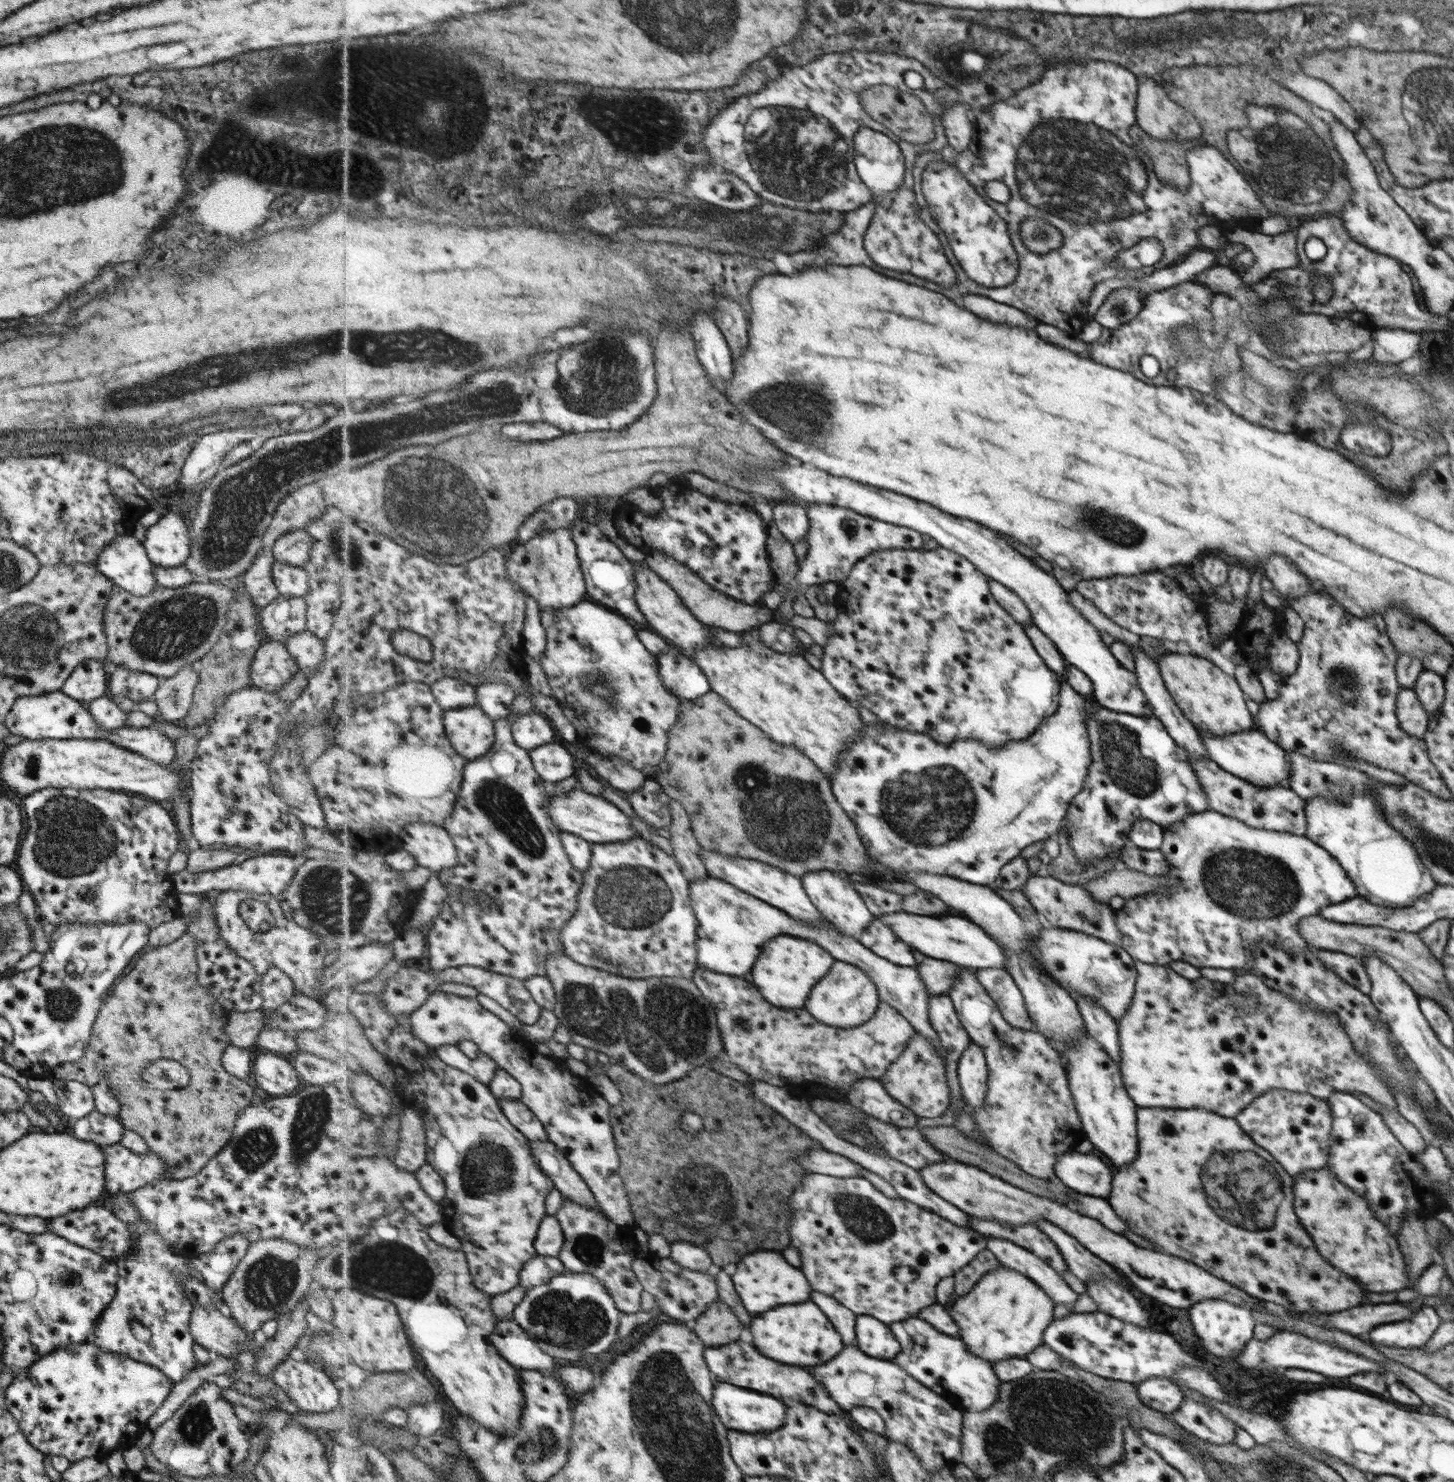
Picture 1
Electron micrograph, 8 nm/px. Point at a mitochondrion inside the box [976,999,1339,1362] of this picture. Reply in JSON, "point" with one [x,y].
{"point":[1244,1187]}

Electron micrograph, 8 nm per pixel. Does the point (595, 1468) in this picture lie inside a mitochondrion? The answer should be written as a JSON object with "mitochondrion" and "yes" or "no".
{"mitochondrion":"no"}

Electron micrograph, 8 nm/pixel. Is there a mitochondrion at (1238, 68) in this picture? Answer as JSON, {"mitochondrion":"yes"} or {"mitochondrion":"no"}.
{"mitochondrion":"yes"}

